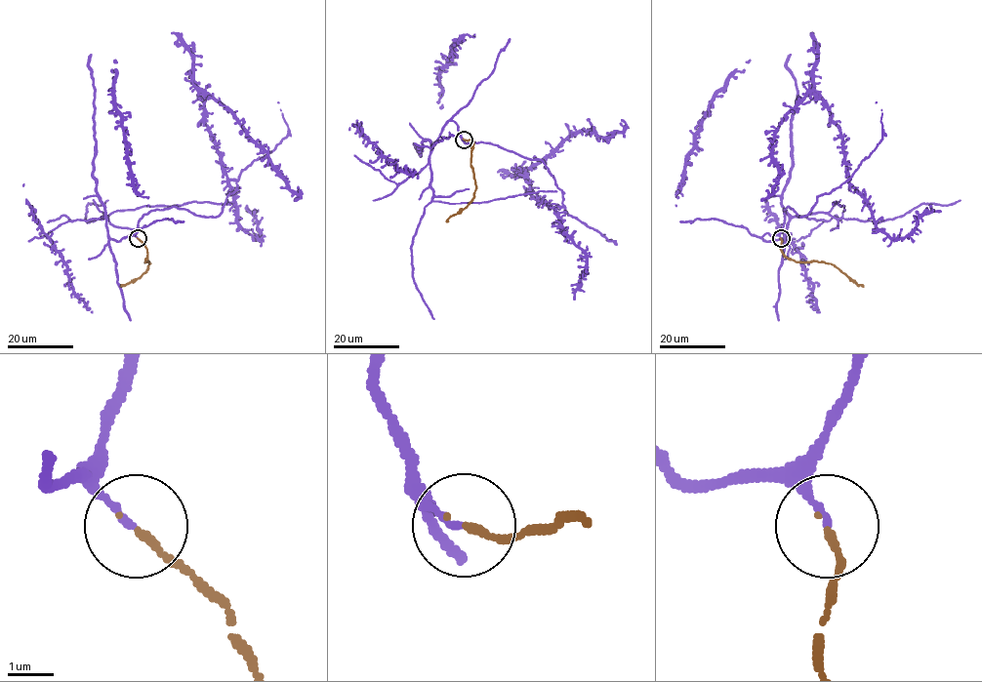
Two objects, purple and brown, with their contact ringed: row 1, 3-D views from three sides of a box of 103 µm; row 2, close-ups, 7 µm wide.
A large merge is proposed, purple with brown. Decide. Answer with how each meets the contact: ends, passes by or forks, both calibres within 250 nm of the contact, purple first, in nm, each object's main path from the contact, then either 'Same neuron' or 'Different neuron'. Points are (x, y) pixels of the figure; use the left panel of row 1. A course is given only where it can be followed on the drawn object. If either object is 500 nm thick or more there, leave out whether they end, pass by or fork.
At the ring purple ends. At the ring brown ends. Thickness 130 nm (purple) against 160 nm. Course of purple: (138, 238), (144, 215), (177, 207), (216, 217), (236, 189), (202, 94), (235, 117), (296, 200). Course of brown: (138, 238), (146, 248), (144, 262), (150, 262), (147, 269), (138, 278), (120, 286). Same neuron

